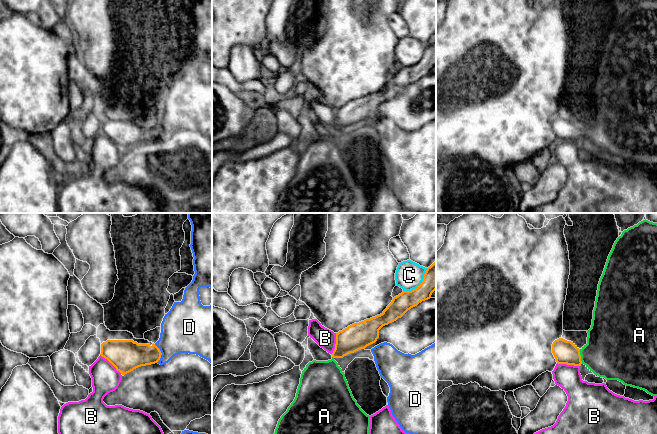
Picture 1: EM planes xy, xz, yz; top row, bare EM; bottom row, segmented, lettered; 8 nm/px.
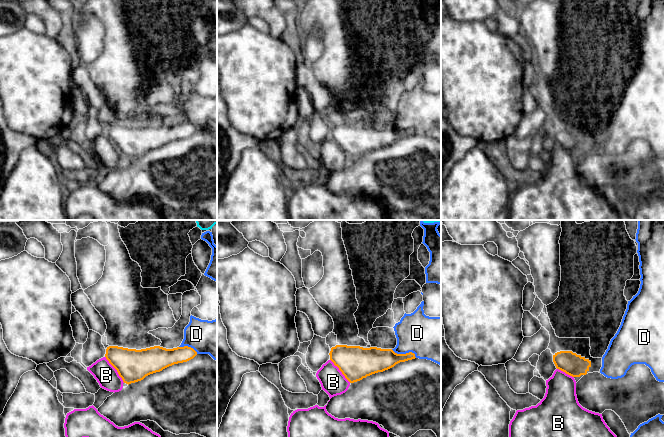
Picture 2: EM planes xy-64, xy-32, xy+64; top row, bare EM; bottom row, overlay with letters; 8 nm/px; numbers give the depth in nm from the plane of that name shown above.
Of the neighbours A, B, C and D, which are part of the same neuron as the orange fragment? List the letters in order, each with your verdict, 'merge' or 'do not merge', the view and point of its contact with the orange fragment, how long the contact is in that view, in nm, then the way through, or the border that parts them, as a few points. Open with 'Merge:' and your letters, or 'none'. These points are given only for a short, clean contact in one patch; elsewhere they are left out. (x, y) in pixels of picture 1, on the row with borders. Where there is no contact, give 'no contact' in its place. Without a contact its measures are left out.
Merge: A
A: merge | yz (580, 356) | 120 nm | across yz (565, 352), (573, 356), (580, 356), (610, 352)
B: do not merge | yz (568, 364) | 190 nm | along yz (557, 362), (579, 366)
C: do not merge | xz (420, 284) | 280 nm | along xz (427, 268), (423, 280), (415, 288), (403, 291)
D: do not merge | xy (161, 353) | 150 nm | along xy (154, 344), (161, 353), (161, 357), (157, 362)

